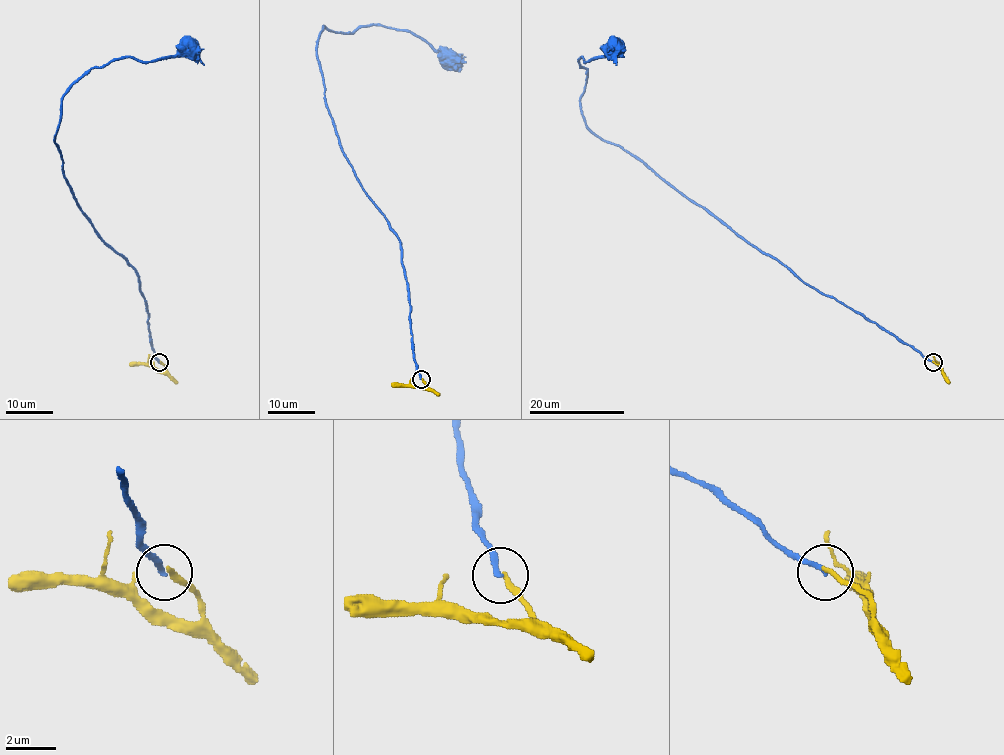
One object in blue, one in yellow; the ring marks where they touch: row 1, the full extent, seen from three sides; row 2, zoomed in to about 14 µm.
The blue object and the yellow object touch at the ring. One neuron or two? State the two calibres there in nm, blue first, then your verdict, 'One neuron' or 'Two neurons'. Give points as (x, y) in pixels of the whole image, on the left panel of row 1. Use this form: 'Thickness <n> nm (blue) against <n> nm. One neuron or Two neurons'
Thickness 200 nm (blue) against 200 nm. Two neurons

